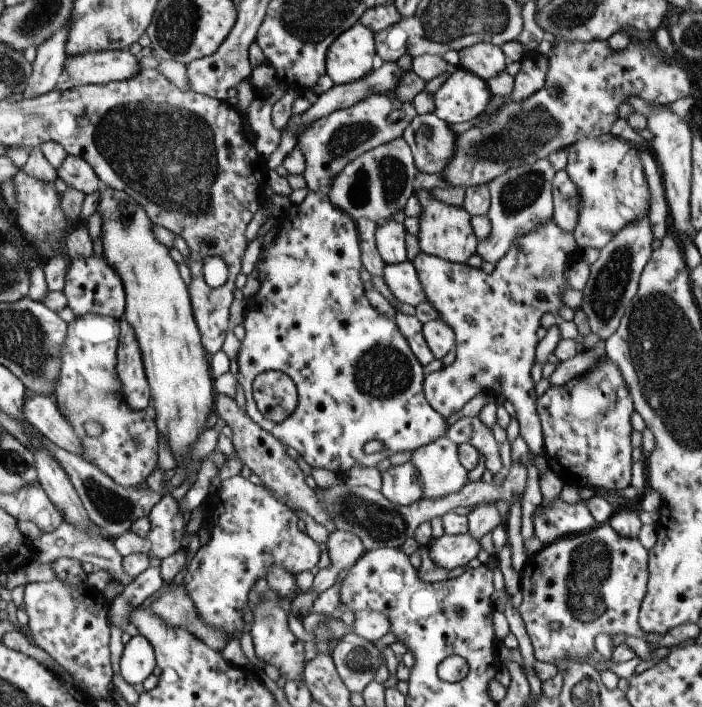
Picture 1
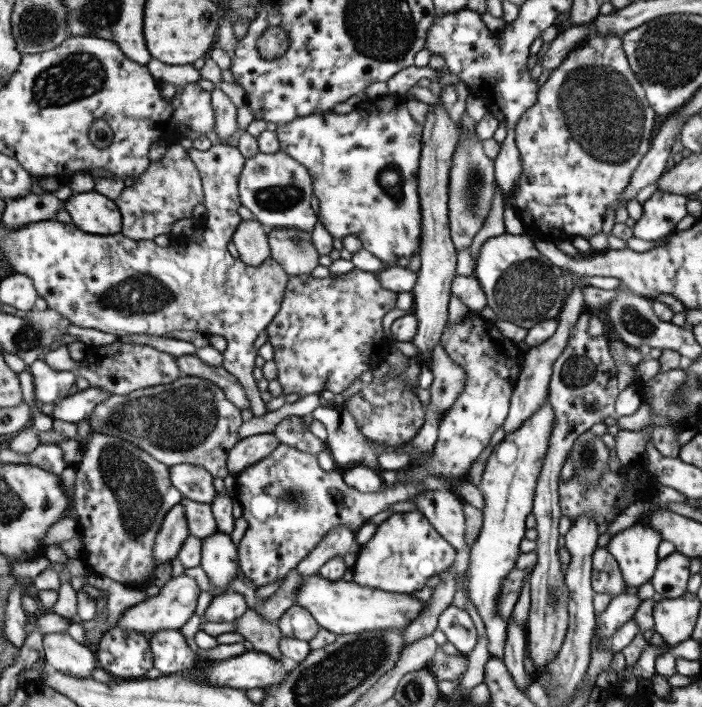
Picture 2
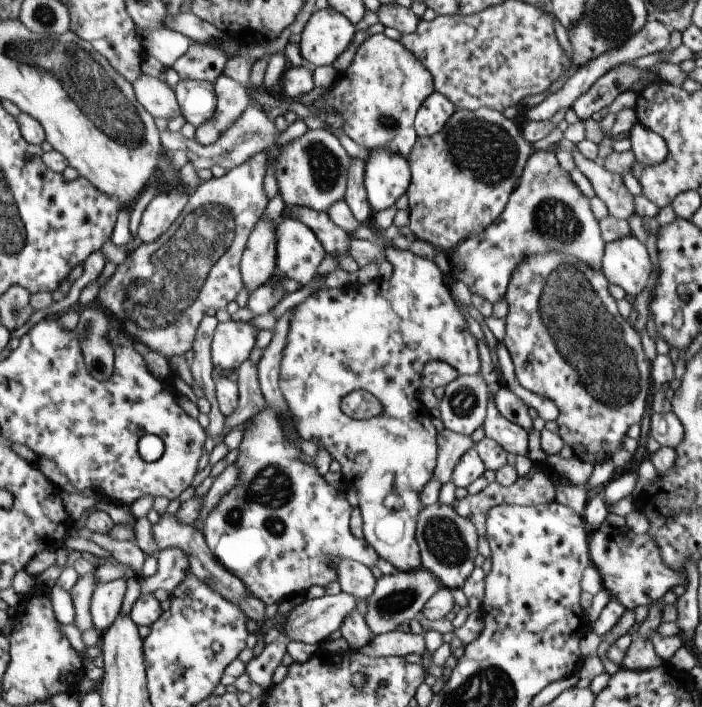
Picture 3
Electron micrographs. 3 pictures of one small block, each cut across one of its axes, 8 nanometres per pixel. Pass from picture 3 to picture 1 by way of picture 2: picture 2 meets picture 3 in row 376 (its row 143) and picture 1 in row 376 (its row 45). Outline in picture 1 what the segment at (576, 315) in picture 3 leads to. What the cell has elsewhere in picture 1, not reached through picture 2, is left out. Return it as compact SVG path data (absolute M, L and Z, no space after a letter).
M604 357L589 372L565 382L561 386L548 386L539 398L536 398L535 412L541 424L543 436L543 454L548 470L553 472L562 484L569 484L578 490L590 488L596 490L621 490L629 486L631 450L631 426L629 416L633 412L632 398L619 372L619 368Z

